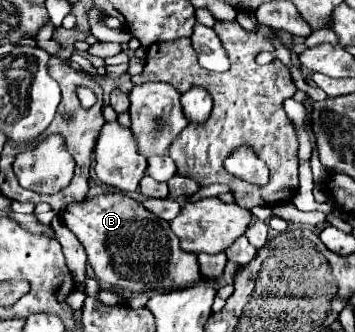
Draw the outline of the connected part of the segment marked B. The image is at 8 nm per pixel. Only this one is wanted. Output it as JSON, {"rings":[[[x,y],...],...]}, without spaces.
{"rings":[[[124,192],[100,194],[92,200],[76,202],[62,212],[62,220],[78,236],[88,254],[88,262],[104,286],[116,286],[130,292],[166,292],[192,286],[202,278],[202,274],[198,274],[196,254],[180,250],[178,238],[168,222],[146,212],[140,202]]]}

